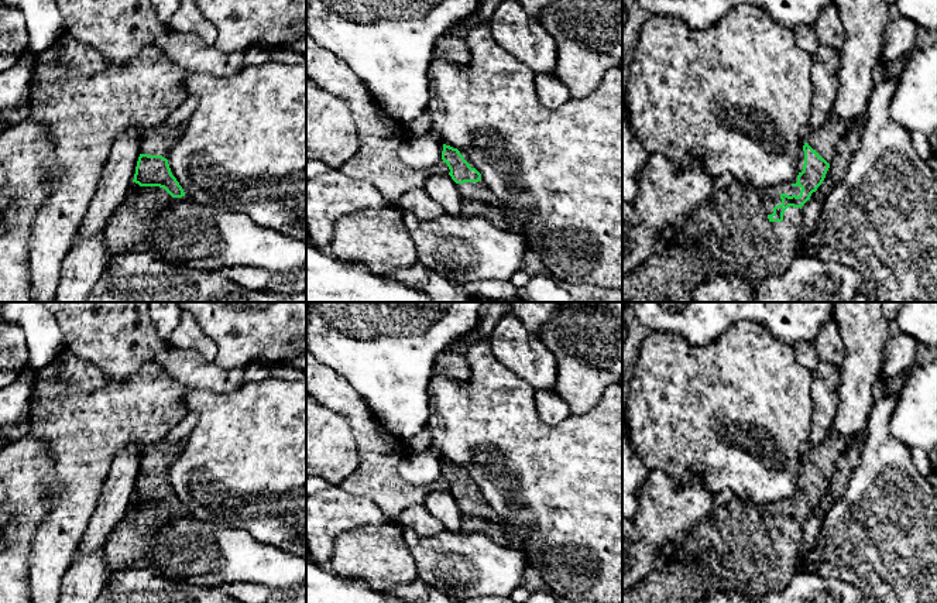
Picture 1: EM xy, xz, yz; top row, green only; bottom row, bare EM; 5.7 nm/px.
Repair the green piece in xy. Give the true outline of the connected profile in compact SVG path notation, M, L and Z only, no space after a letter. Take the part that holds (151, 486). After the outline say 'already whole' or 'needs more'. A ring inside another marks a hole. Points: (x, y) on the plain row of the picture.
M162 439L144 449L133 498L140 503L164 504L172 514L185 513L168 480L169 467L183 445L185 439L175 443Z; needs more

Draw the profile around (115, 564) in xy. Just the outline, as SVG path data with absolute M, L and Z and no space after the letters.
M133 498L126 515L109 534L104 555L109 575L127 568L148 568L148 548L154 535L172 518L159 503Z

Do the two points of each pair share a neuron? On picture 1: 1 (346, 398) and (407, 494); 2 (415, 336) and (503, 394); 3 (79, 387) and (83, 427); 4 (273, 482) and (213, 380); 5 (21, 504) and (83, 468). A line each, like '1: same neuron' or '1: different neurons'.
1: same neuron
2: different neurons
3: same neuron
4: different neurons
5: different neurons

